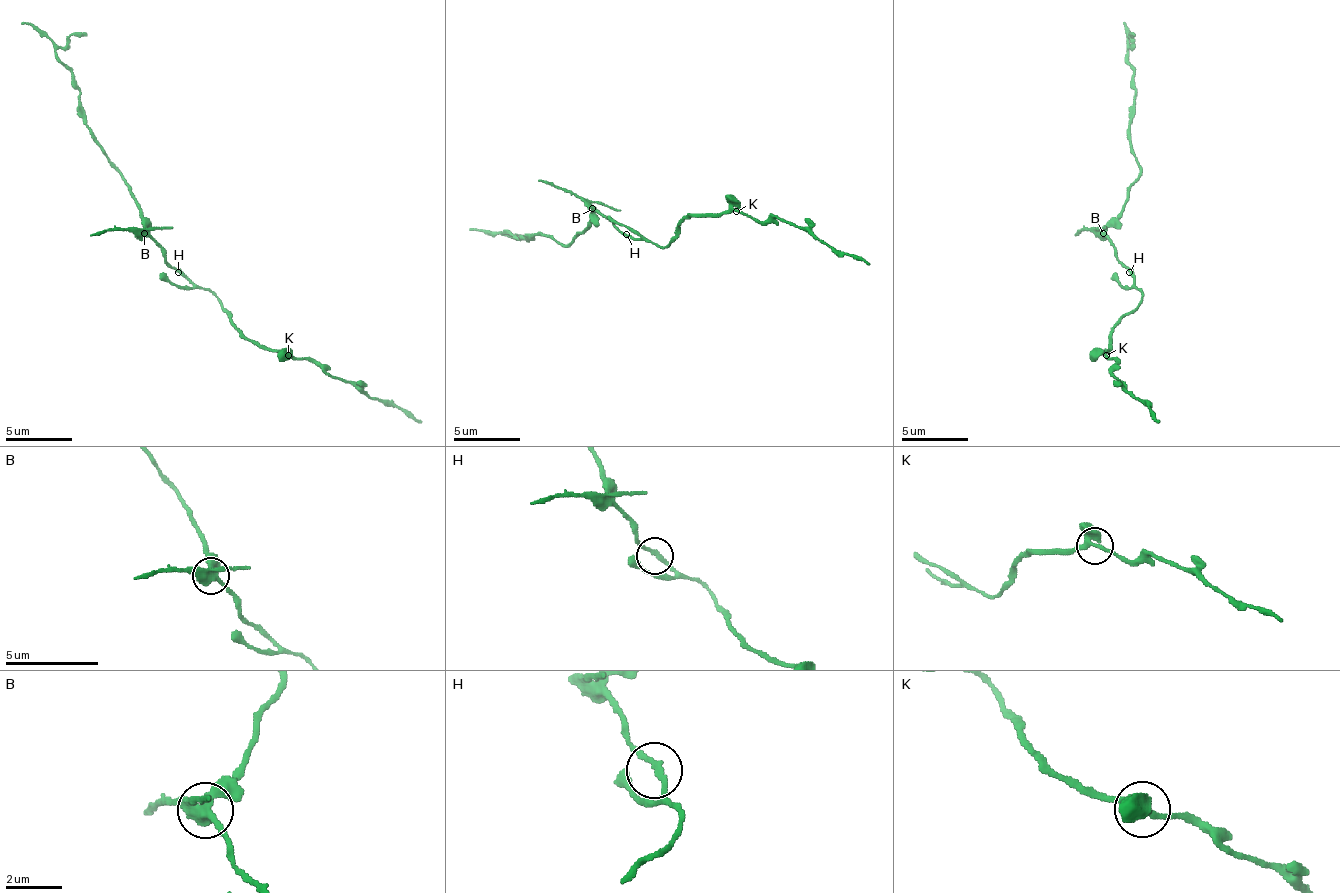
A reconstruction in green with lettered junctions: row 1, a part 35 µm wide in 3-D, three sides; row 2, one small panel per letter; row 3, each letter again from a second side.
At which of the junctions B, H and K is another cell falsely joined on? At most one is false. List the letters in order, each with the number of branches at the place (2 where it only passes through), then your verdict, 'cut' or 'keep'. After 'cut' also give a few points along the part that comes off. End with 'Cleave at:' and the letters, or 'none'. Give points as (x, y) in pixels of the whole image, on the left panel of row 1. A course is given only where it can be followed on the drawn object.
B: 4 | cut | (145, 232), (112, 229), (89, 236)
H: 2 | keep
K: 3 | keep
Cleave at: B

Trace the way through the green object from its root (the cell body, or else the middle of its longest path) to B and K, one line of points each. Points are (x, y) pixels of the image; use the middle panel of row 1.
B: (626, 234), (593, 208)
K: (626, 234), (666, 247), (676, 234), (676, 227), (686, 218), (713, 218), (736, 211)

